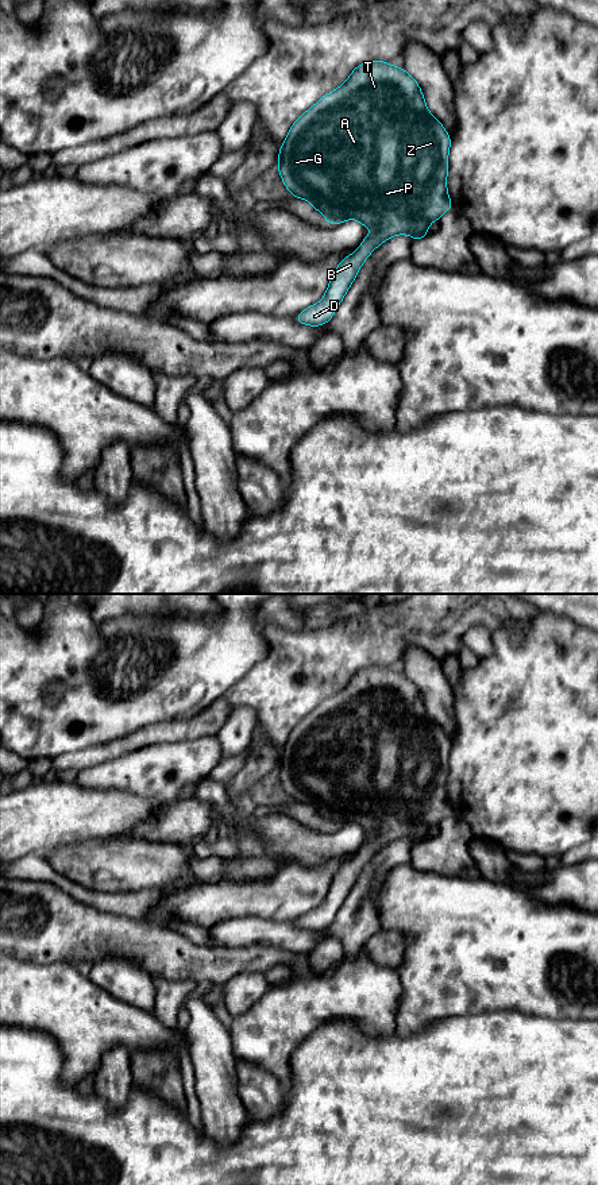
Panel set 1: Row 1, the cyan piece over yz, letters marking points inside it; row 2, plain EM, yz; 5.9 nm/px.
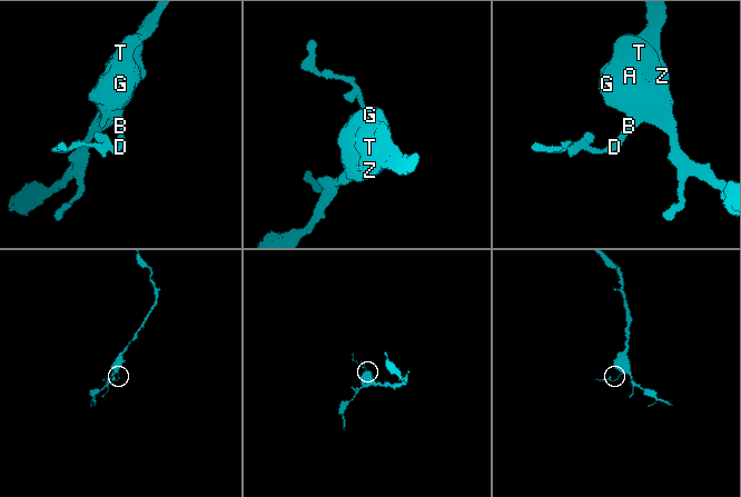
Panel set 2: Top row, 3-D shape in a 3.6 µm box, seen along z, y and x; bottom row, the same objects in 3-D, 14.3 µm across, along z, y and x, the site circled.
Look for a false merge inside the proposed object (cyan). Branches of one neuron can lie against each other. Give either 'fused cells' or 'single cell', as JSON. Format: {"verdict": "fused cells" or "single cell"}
{"verdict": "single cell"}

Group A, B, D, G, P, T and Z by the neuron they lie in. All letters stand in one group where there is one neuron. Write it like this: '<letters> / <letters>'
A B D G P T Z

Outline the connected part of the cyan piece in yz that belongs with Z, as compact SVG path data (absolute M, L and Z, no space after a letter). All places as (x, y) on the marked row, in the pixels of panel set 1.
M381 59L356 66L344 84L319 99L292 124L277 162L285 188L293 197L308 200L331 225L355 219L364 229L375 228L371 235L364 236L354 254L340 260L323 300L294 316L297 323L320 327L331 321L362 265L377 247L397 235L410 235L413 242L424 239L429 232L429 223L439 221L454 208L447 189L450 148L451 136L428 111L417 81L404 67Z

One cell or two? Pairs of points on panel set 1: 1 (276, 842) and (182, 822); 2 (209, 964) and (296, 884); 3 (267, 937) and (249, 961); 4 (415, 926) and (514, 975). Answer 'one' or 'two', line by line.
1: one
2: two
3: two
4: one

